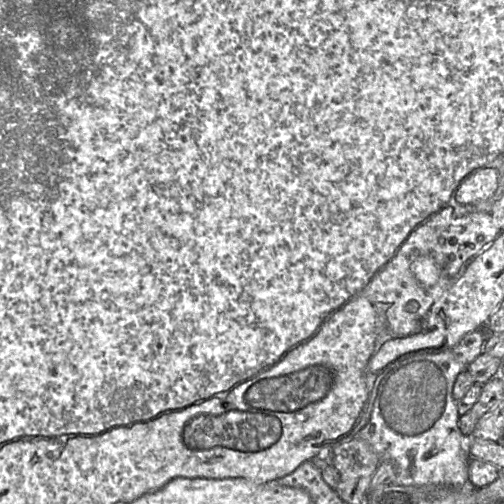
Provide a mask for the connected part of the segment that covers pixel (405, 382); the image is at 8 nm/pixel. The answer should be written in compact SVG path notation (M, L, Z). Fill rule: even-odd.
M451 349L441 352L414 352L400 357L398 360L390 364L384 371L383 378L378 384L378 392L376 394L373 410L368 423L354 435L353 438L359 438L367 441L375 451L380 461L390 461L396 467L396 477L393 484L398 486L424 486L424 485L448 485L454 488L463 488L472 485L468 477L468 463L470 460L469 444L471 436L464 435L459 427L459 413L456 400L453 397L453 387L457 376L467 365L457 360Z

